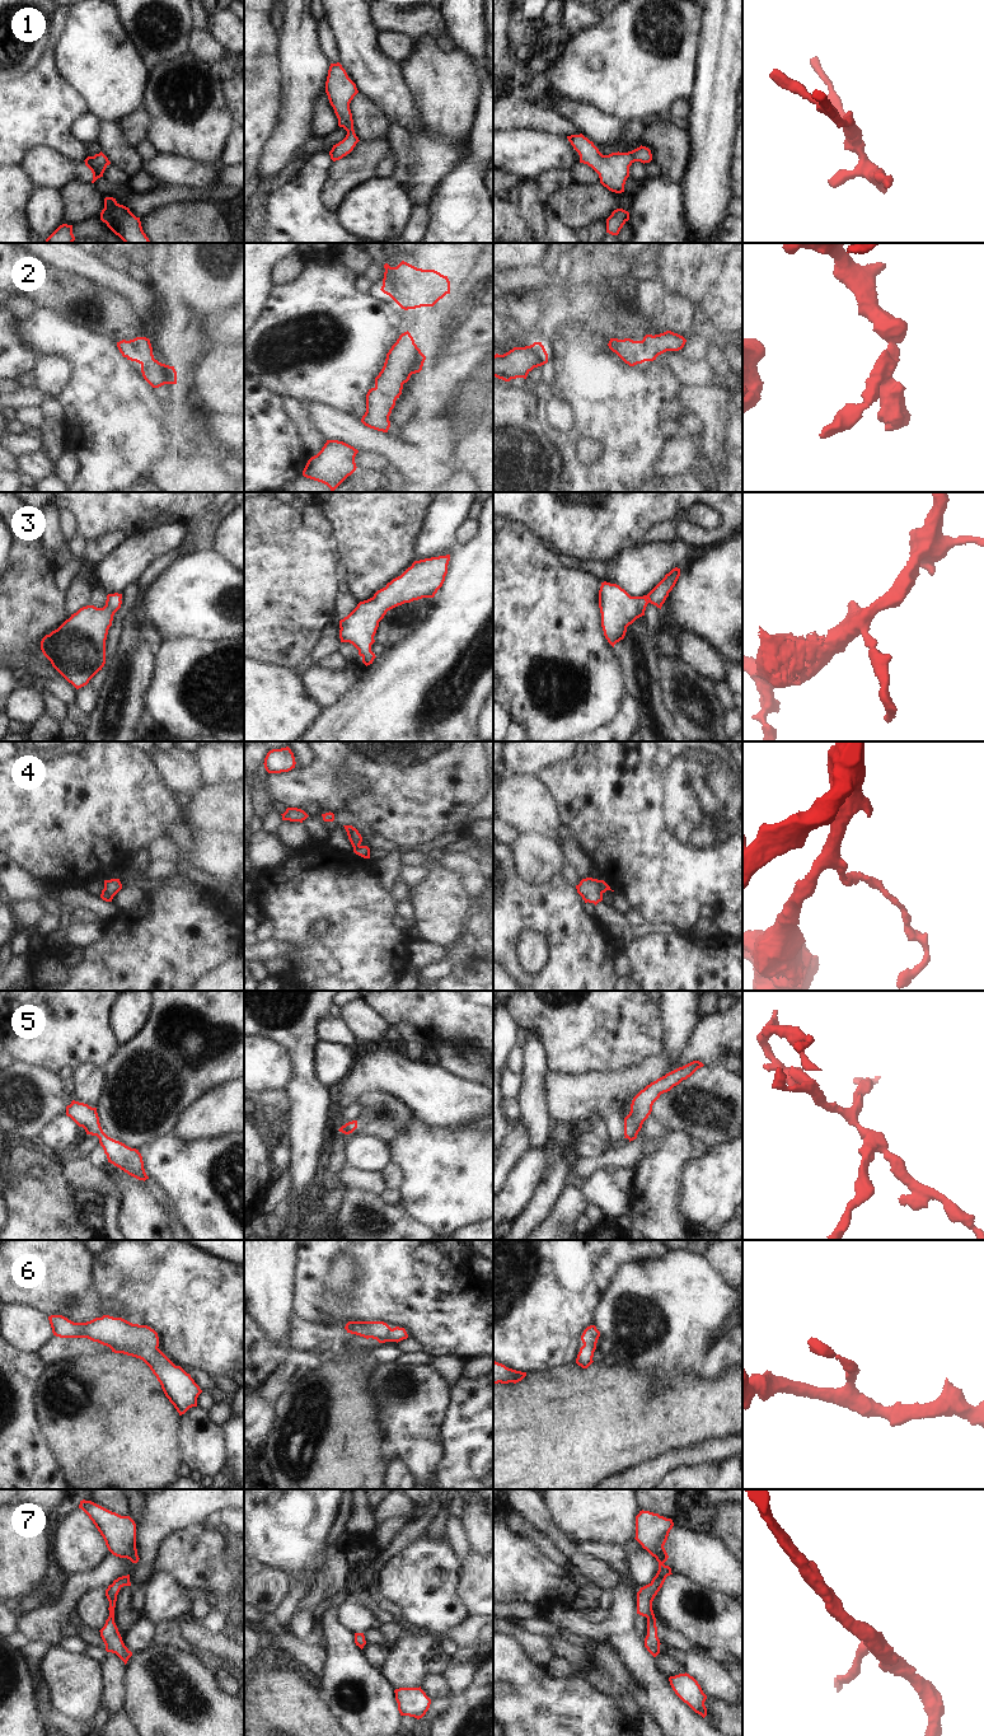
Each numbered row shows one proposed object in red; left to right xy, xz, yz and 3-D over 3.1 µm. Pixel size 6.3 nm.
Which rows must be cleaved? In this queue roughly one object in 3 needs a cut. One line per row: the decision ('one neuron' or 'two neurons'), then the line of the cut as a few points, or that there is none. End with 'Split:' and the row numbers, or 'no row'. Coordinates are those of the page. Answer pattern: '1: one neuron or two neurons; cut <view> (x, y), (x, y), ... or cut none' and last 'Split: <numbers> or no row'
1: one neuron; cut none
2: one neuron; cut none
3: one neuron; cut none
4: one neuron; cut none
5: one neuron; cut none
6: one neuron; cut none
7: one neuron; cut none
Split: no row

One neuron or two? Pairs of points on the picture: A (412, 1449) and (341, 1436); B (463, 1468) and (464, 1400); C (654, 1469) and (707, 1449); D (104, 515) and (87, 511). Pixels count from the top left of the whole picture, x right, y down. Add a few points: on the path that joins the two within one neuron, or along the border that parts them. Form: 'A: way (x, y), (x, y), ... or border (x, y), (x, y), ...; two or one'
A: border (378, 1411), (385, 1440); two
B: way (464, 1451), (464, 1417); one
C: way (666, 1463), (674, 1458), (694, 1455); one
D: way (101, 511), (90, 511); one

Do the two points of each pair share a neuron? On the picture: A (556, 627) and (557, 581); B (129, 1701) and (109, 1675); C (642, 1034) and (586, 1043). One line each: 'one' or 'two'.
A: one
B: two
C: one

